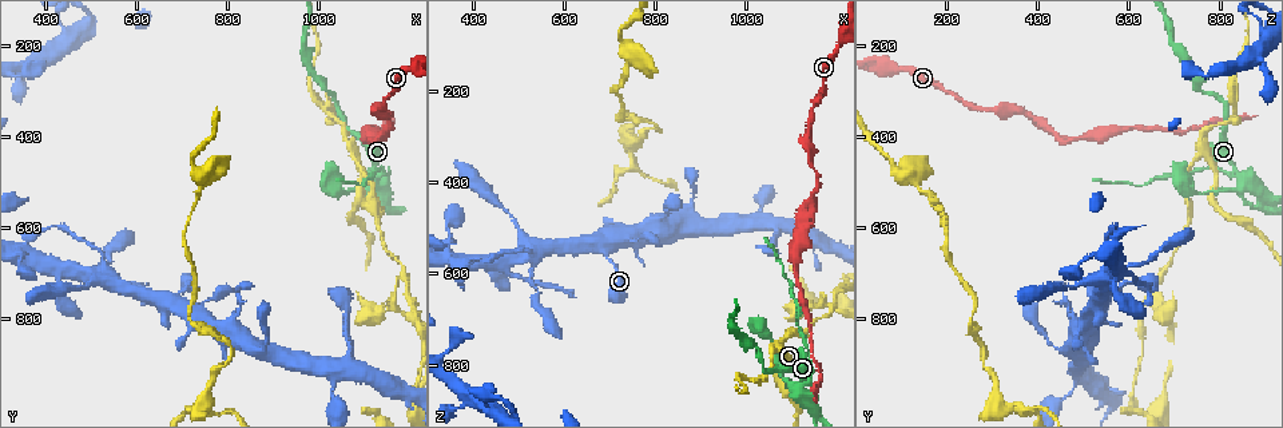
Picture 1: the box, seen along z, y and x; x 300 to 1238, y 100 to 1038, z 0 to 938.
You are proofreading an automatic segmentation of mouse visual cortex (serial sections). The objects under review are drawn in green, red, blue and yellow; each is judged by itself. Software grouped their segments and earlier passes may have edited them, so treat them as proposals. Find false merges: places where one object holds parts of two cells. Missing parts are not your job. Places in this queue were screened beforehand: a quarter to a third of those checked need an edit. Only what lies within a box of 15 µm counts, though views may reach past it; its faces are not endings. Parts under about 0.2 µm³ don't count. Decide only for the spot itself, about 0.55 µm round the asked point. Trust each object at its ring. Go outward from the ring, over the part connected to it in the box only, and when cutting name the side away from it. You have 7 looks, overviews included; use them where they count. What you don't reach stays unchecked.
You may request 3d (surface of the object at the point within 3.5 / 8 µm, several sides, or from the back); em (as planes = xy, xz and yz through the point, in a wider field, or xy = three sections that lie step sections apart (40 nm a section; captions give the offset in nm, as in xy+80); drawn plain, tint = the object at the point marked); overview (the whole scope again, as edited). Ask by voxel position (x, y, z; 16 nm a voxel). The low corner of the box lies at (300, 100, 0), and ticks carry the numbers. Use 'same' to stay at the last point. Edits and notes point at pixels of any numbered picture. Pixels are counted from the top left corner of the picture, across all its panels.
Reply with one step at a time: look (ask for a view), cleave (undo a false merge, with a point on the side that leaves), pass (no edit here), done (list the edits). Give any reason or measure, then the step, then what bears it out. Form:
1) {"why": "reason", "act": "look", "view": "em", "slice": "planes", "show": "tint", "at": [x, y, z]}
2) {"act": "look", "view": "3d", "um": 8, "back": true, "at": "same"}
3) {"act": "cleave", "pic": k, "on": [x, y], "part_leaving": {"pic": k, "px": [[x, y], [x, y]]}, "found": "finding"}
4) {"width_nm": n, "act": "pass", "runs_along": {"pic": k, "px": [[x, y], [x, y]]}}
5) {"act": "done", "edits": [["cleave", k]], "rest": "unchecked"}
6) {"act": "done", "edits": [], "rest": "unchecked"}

{"why": "branch point", "act": "look", "view": "3d", "um": 3.5, "at": [1110, 495, 845]}

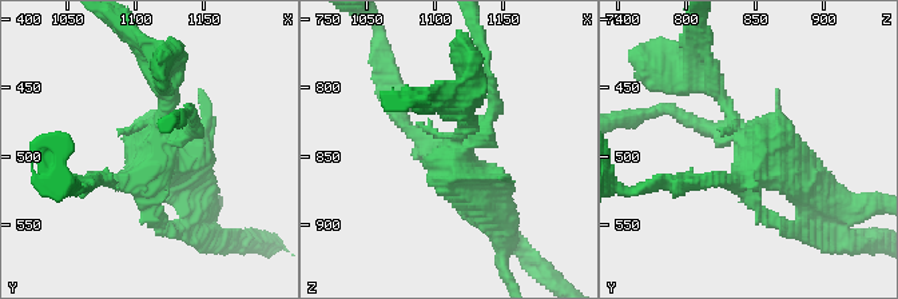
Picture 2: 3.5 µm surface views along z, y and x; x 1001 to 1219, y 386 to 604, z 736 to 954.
{"act": "look", "view": "em", "slice": "xy", "step": 2, "show": "tint", "at": [1116, 496, 852]}

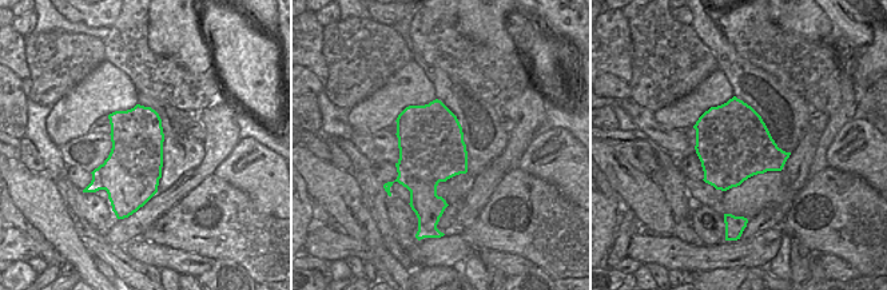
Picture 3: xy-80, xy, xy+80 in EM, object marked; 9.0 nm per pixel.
{"act": "cleave", "pic": 2, "on": [199, 128], "found": "a second cell is stuck on"}

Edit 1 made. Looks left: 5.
{"why": "branch point", "act": "look", "view": "3d", "um": 3.5, "back": true, "at": [1075, 435, 760]}

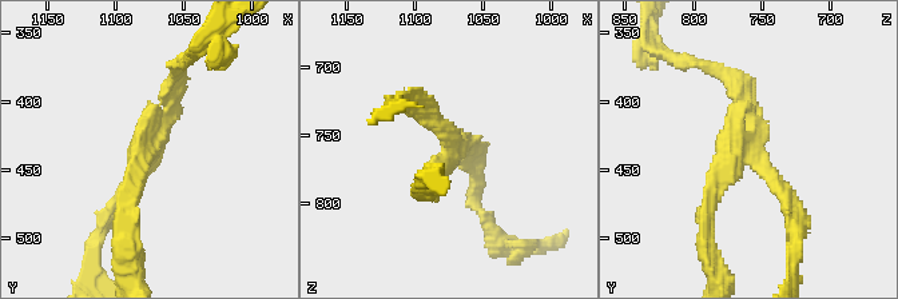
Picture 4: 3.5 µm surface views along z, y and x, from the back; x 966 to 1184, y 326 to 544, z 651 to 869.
{"why": "now the EM", "act": "look", "view": "em", "slice": "planes", "show": "tint", "at": [1074, 438, 762]}

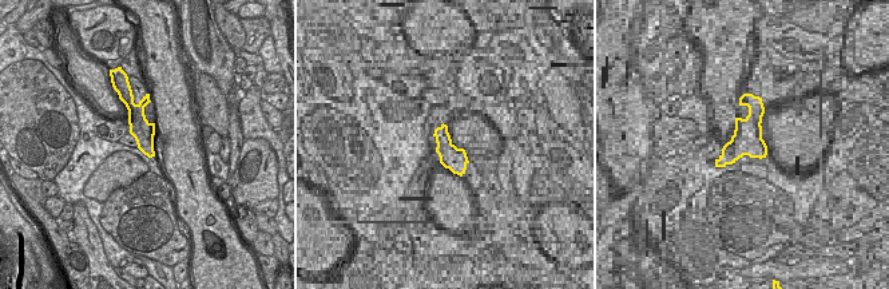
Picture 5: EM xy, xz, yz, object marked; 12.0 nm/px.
{"why": "another direction", "act": "look", "view": "em", "slice": "xy", "step": 2, "show": "tint", "at": "same"}

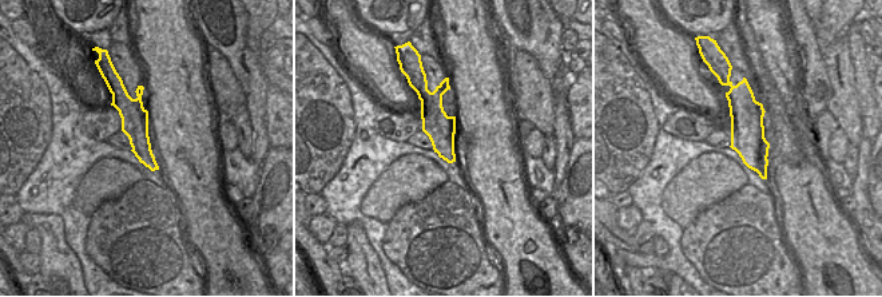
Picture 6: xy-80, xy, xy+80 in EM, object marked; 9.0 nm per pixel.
{"act": "cleave", "pic": 4, "on": [429, 122], "part_leaving": {"pic": 4, "px": [[452, 151], [432, 116], [390, 103]]}, "found": "a second cell is stuck on"}

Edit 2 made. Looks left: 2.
{"act": "look", "view": "3d", "um": 3.5, "at": [1125, 410, 455]}

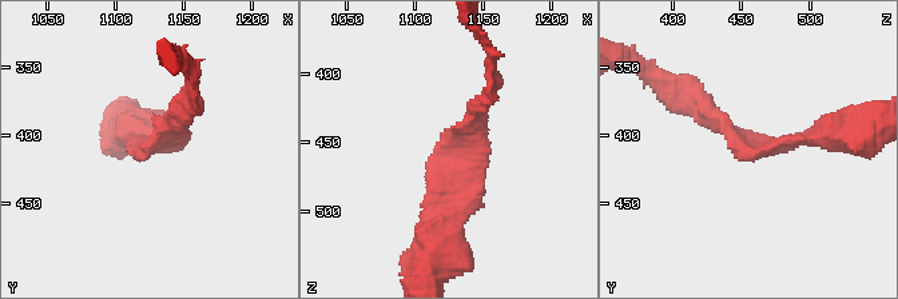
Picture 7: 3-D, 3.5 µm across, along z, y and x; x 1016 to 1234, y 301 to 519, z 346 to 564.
{"why": "now the EM", "act": "look", "view": "em", "slice": "xy", "step": 1, "show": "tint", "at": [1118, 414, 456]}

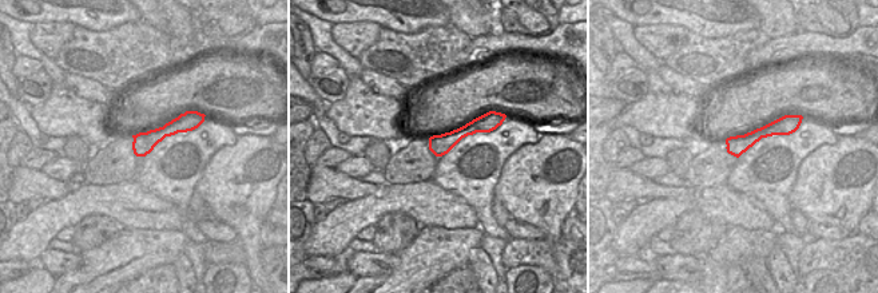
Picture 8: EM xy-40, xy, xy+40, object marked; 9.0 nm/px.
{"act": "pass", "runs_along": {"pic": 7, "px": [[484, 96], [442, 147], [442, 226]]}, "found": "one cell here"}

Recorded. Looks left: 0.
{"act": "done", "edits": [["cleave", 2], ["cleave", 4]], "rest": "unchecked"}

